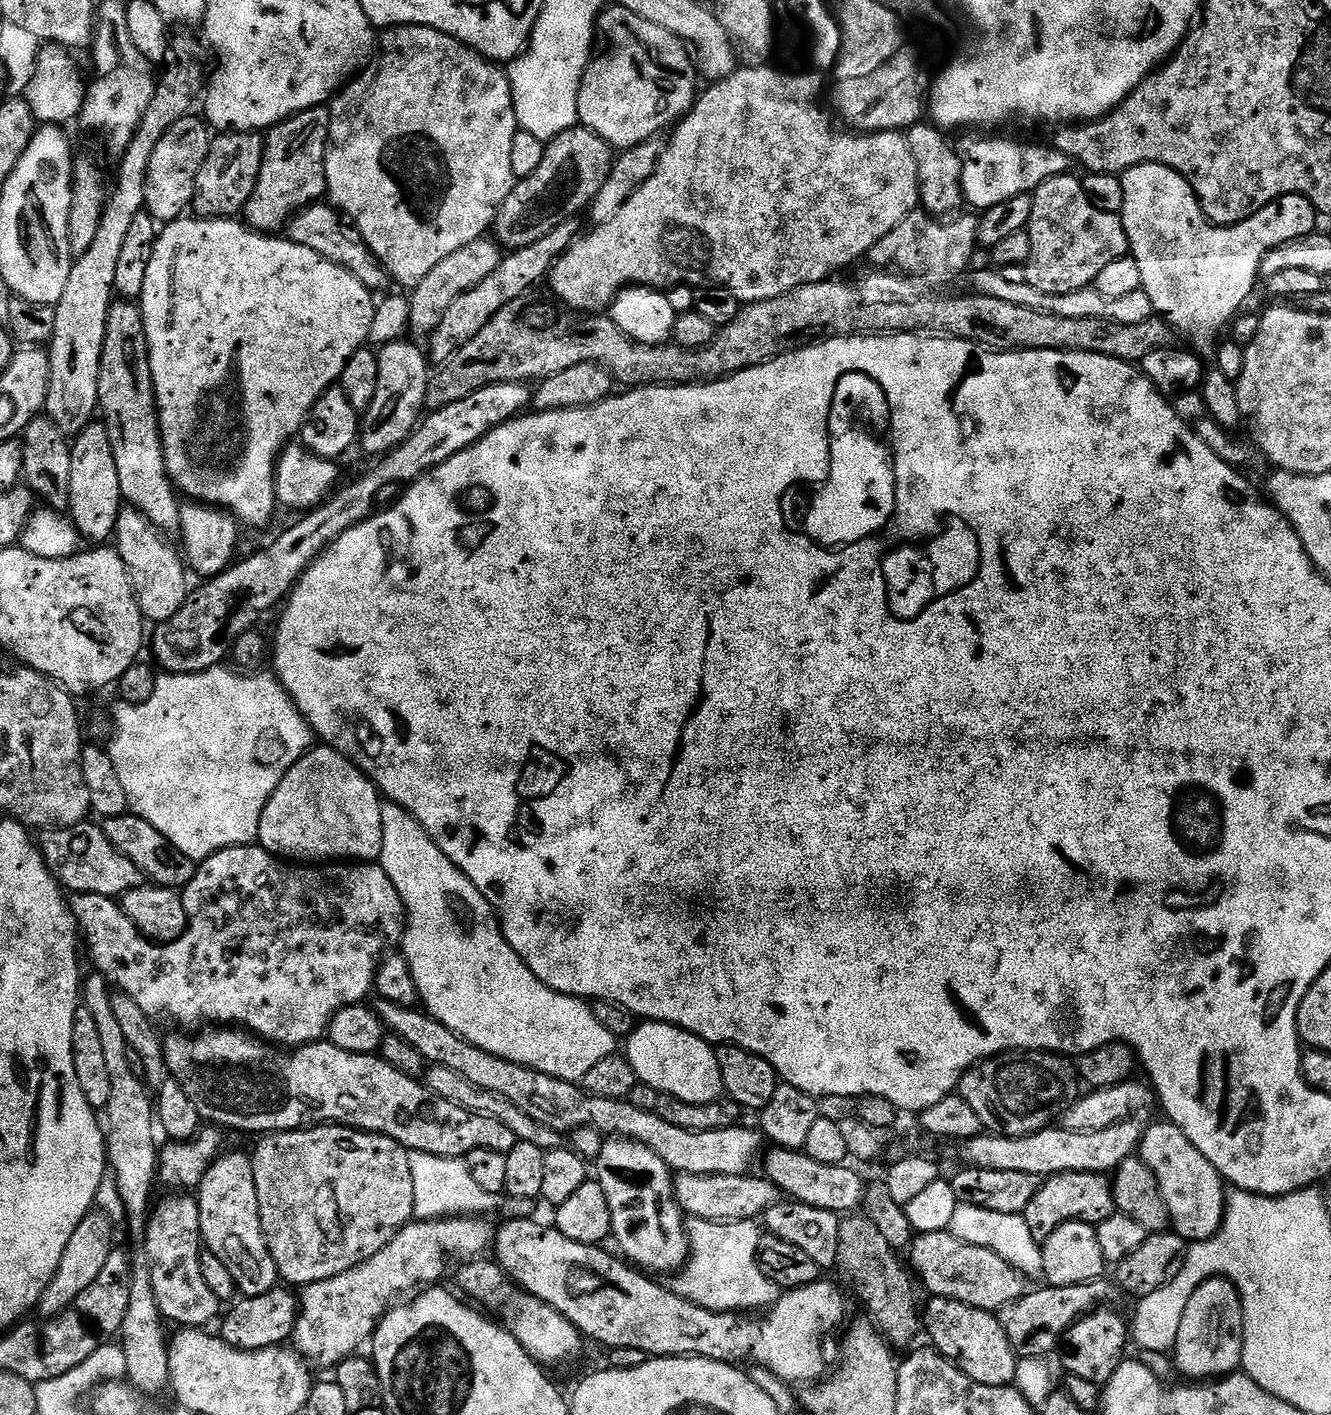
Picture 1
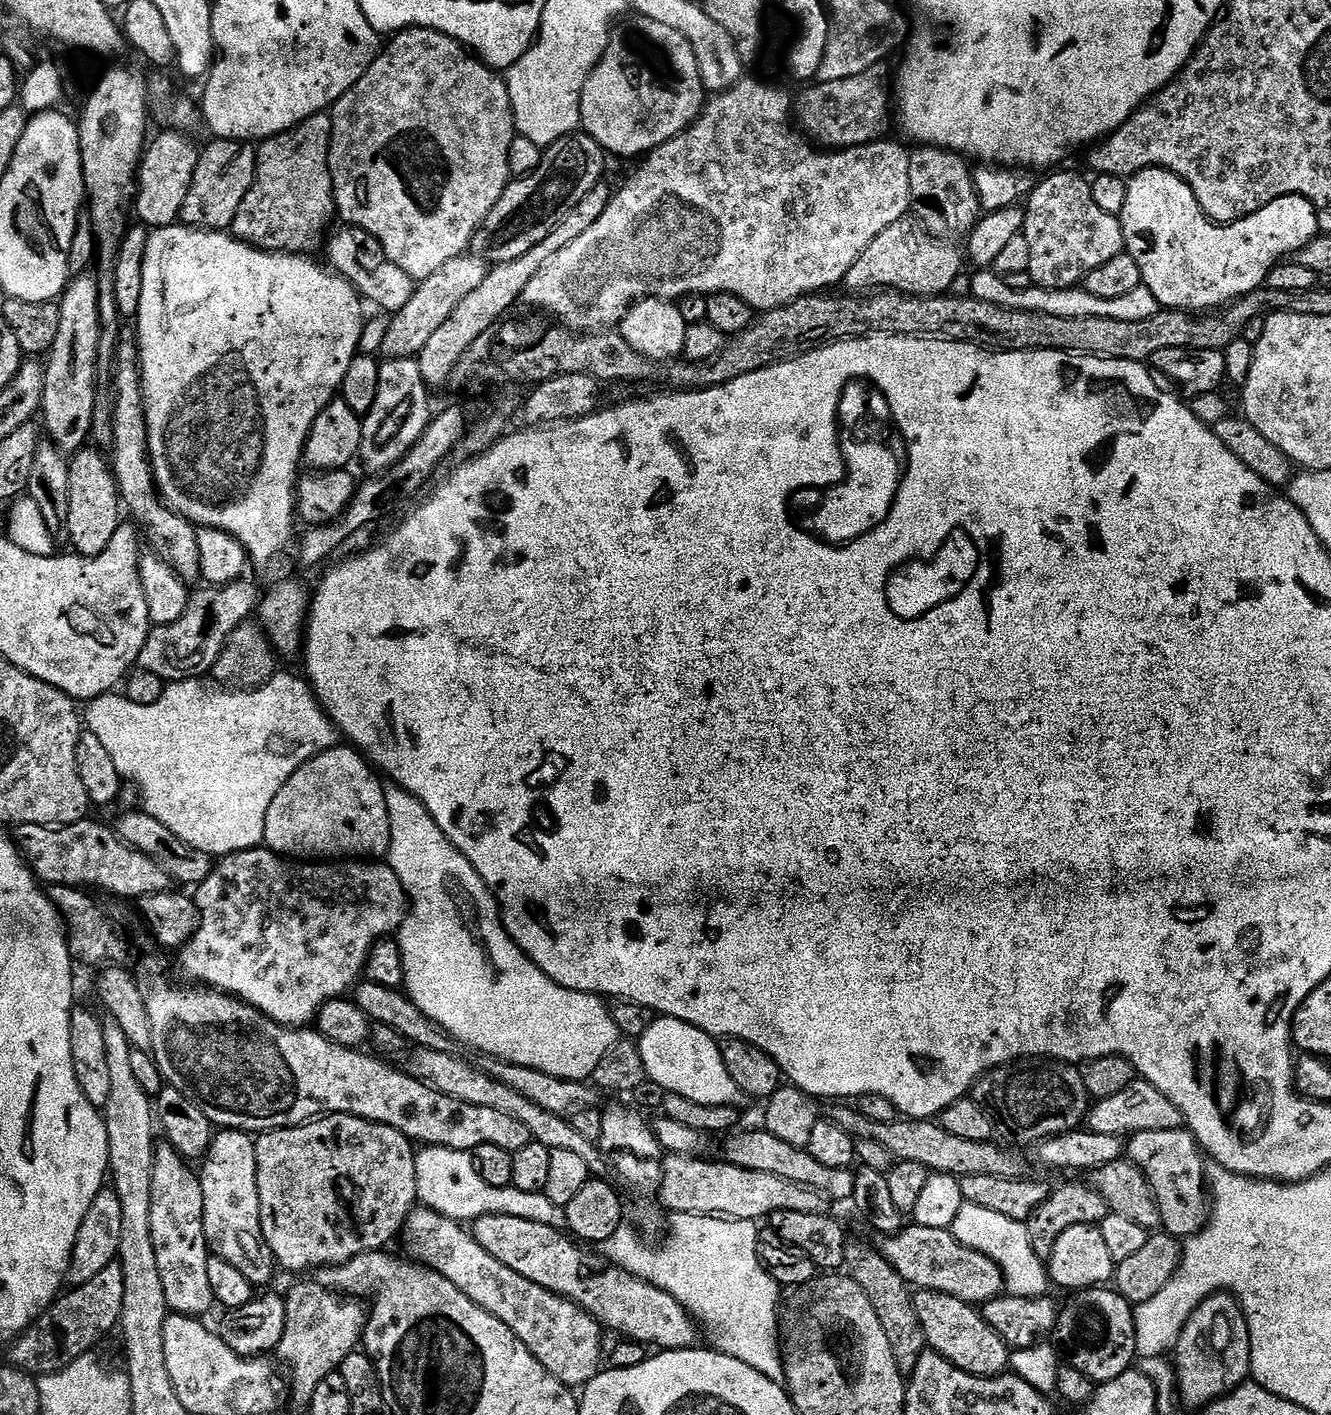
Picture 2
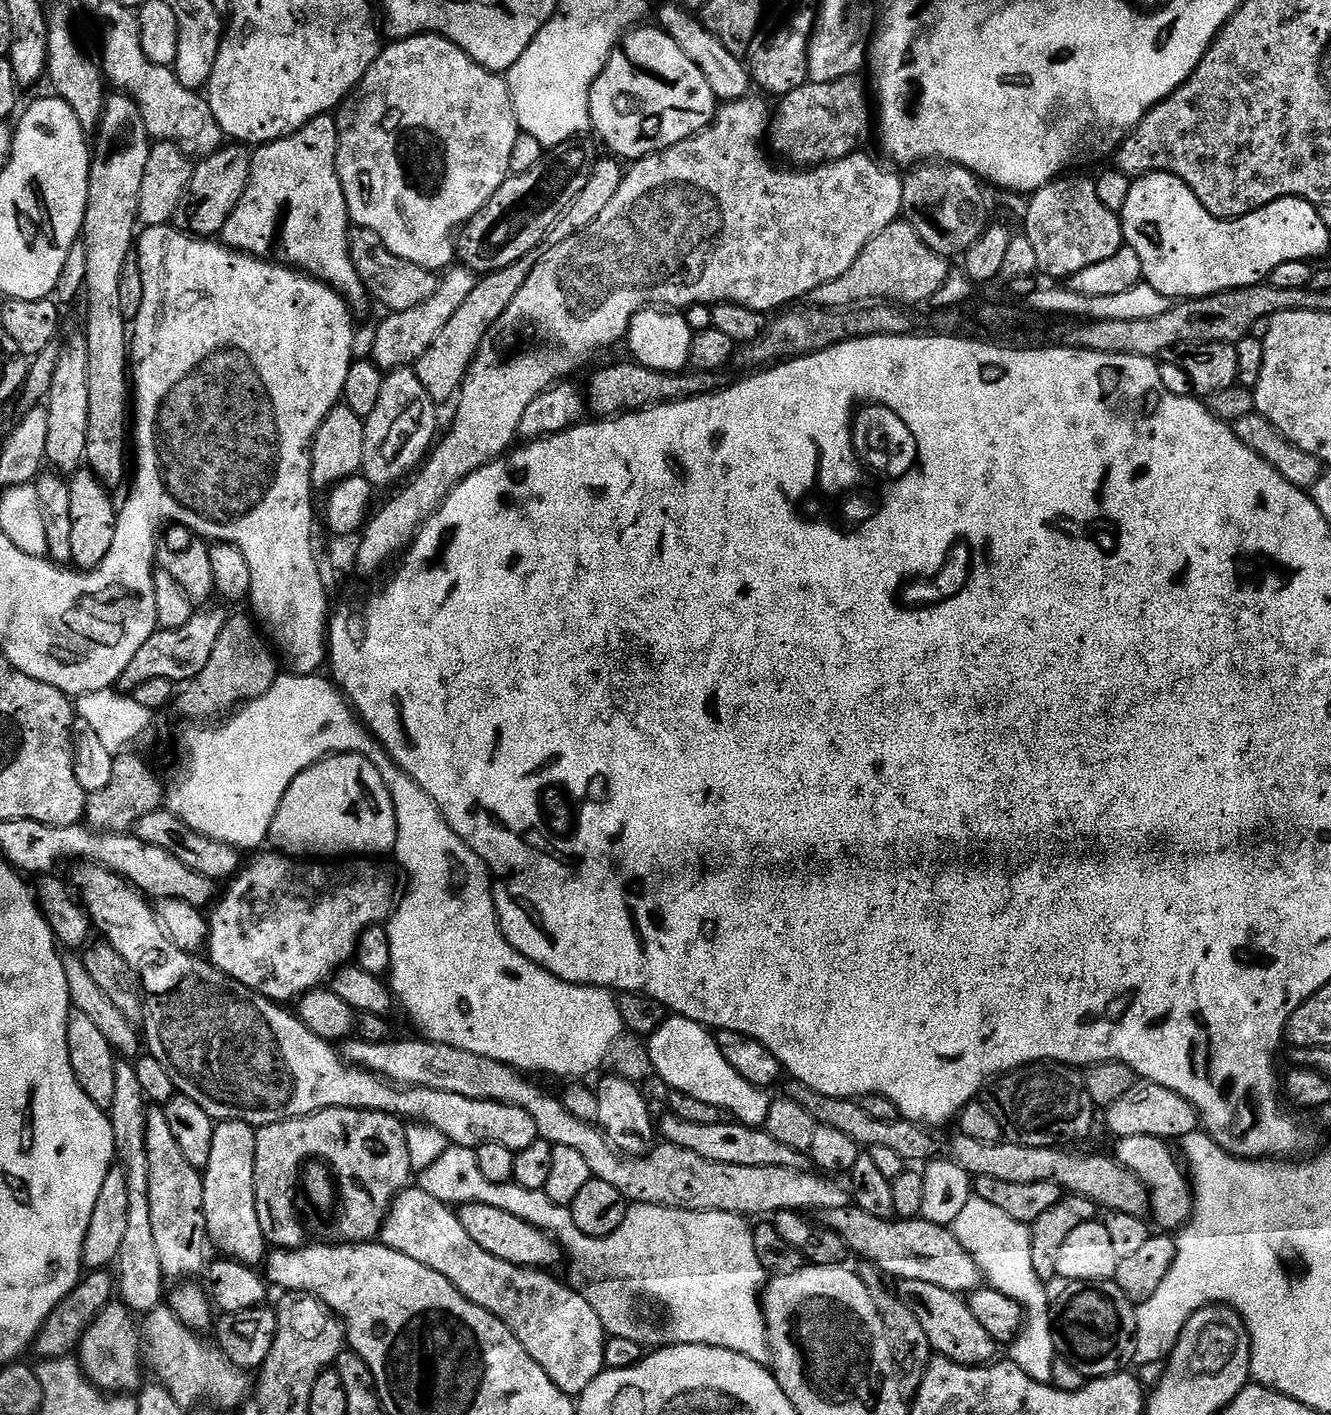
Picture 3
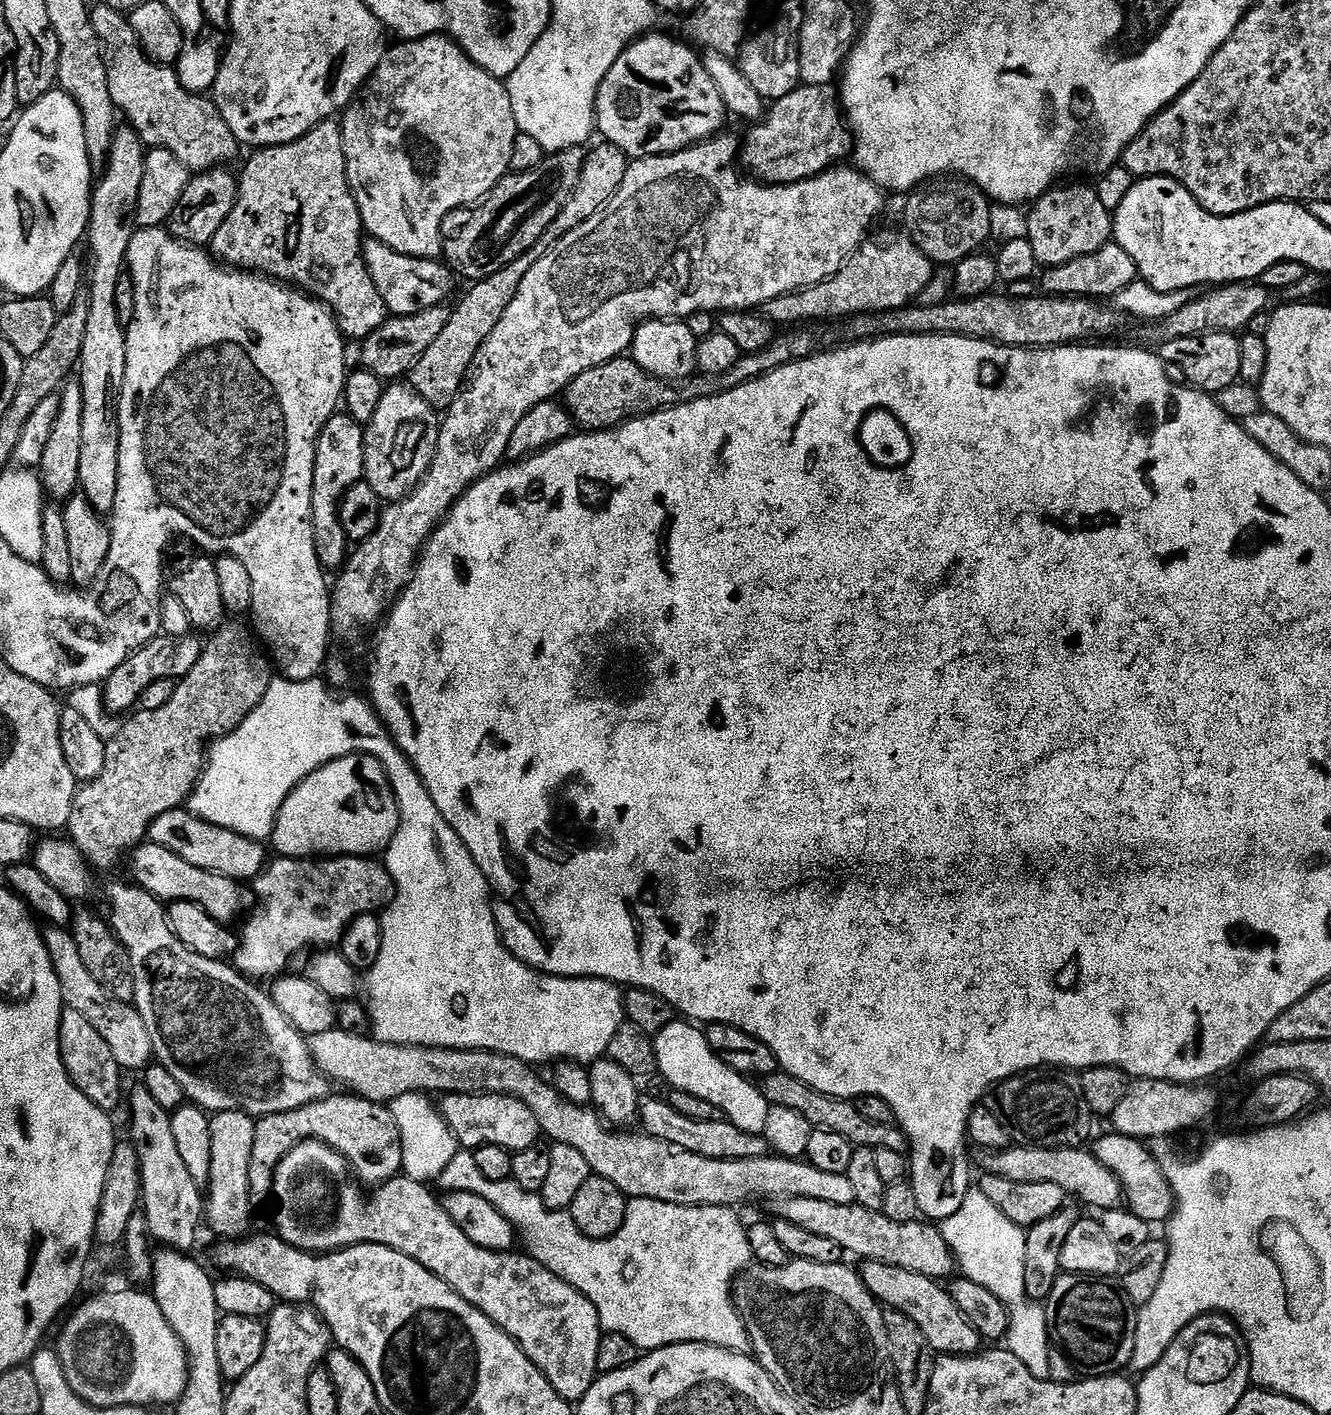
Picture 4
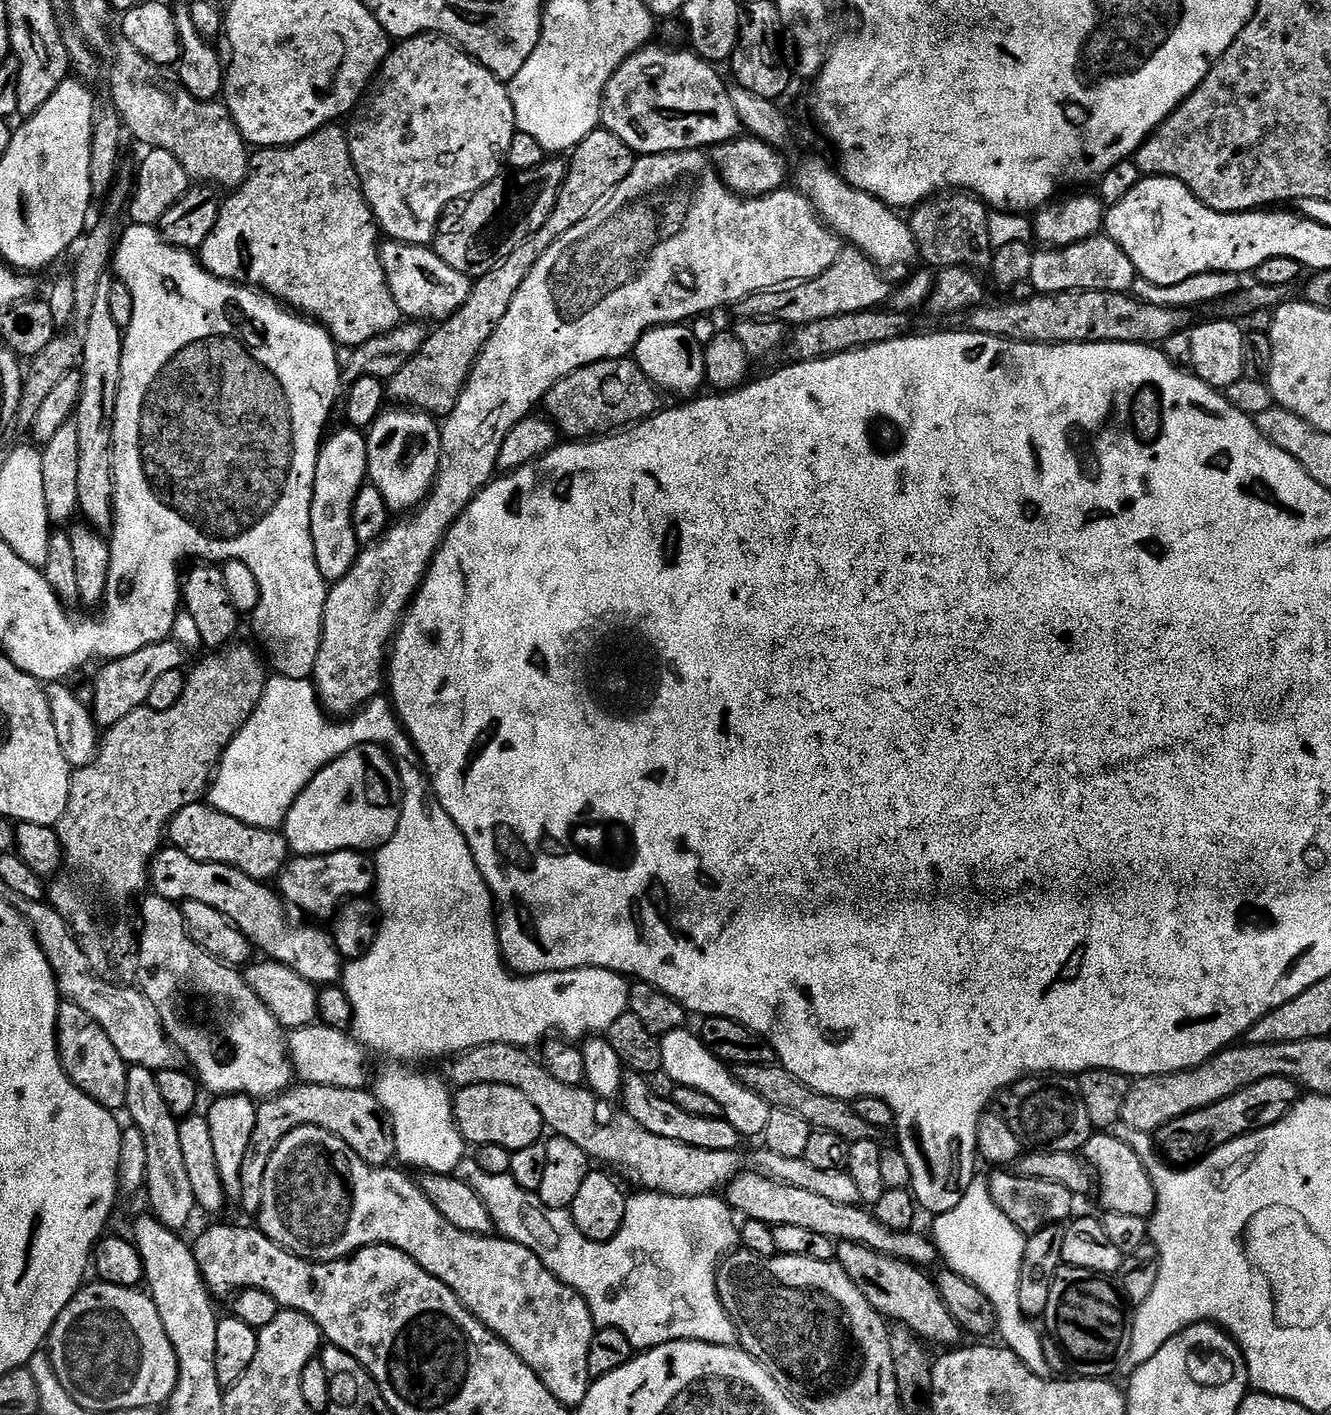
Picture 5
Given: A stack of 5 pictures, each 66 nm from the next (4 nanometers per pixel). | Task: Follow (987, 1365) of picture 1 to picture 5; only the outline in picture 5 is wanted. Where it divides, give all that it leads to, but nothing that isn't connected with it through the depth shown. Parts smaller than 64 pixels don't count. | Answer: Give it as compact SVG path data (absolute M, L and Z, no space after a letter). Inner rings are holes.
M837 1243L836 1260L850 1274L850 1278L866 1294L866 1302L874 1306L881 1316L889 1321L904 1324L916 1333L921 1340L936 1344L948 1344L944 1346L956 1346L961 1343L962 1329L954 1314L942 1302L937 1281L927 1276L923 1267L908 1264L893 1256L887 1256L881 1252L875 1252L861 1244Z

